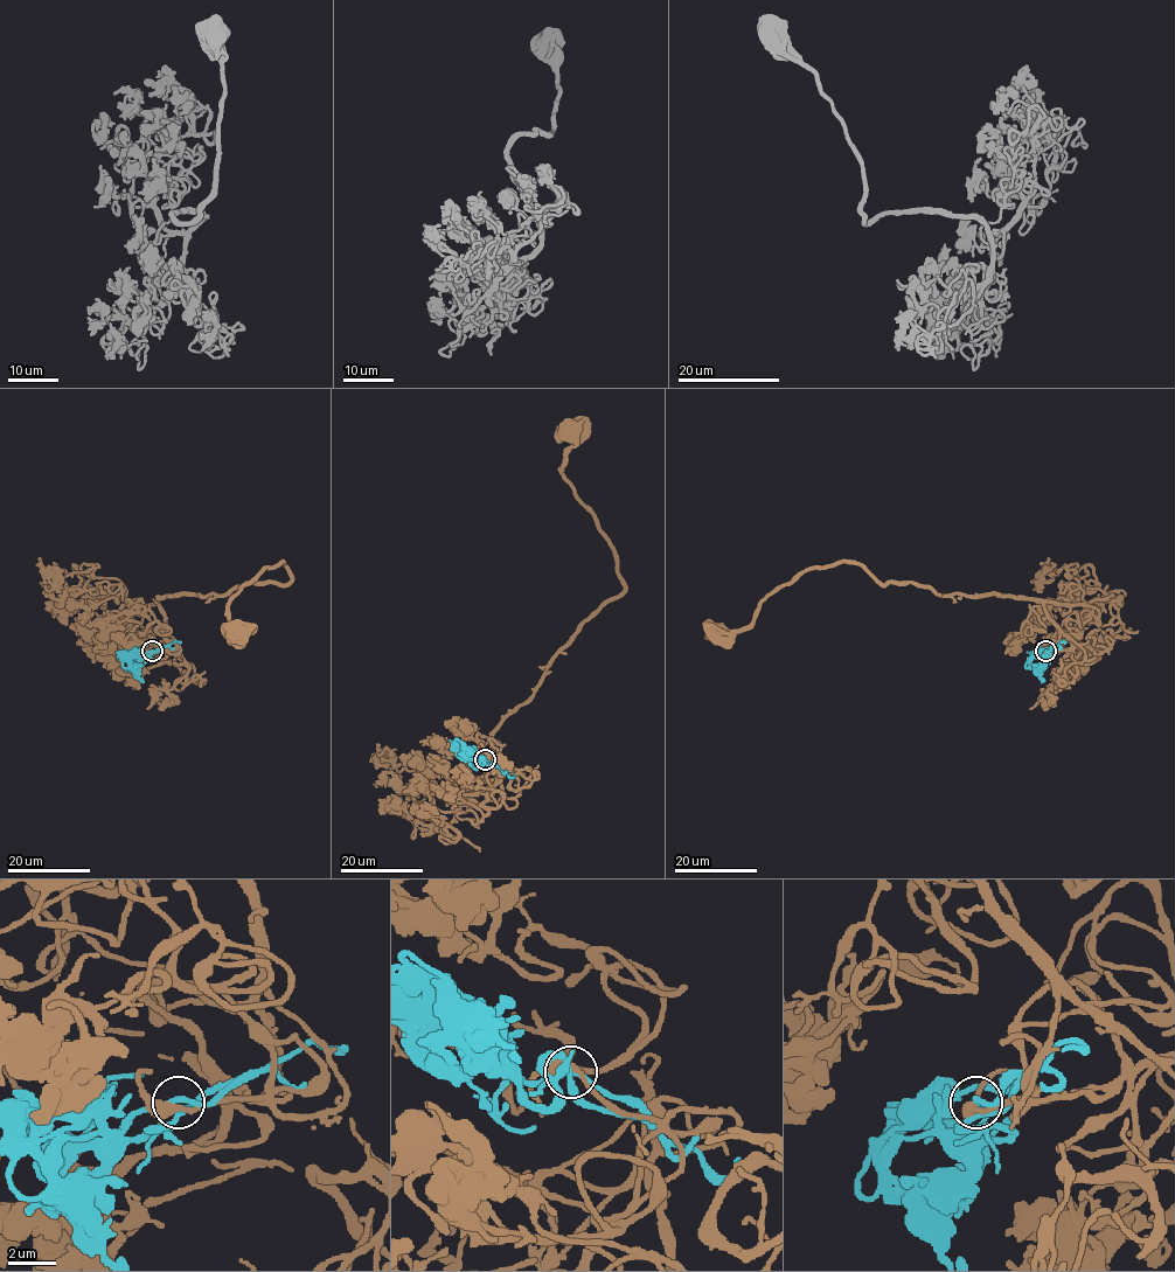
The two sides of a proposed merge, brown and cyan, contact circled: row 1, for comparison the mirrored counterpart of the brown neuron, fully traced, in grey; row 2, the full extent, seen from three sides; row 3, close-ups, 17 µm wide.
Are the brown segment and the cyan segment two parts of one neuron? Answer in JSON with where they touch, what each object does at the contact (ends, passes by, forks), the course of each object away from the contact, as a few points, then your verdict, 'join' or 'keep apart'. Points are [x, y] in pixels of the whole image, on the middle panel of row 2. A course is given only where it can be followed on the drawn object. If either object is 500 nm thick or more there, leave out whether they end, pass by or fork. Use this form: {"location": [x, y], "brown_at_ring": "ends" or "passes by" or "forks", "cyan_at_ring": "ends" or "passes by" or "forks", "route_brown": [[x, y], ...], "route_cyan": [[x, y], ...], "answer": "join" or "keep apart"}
{"location": [485, 759], "brown_at_ring": "passes by", "cyan_at_ring": "passes by", "route_brown": [[485, 758], [498, 776], [493, 731], [625, 588], [609, 539], [562, 474], [565, 431]], "route_cyan": [[485, 758], [478, 760], [456, 738]], "answer": "join"}

